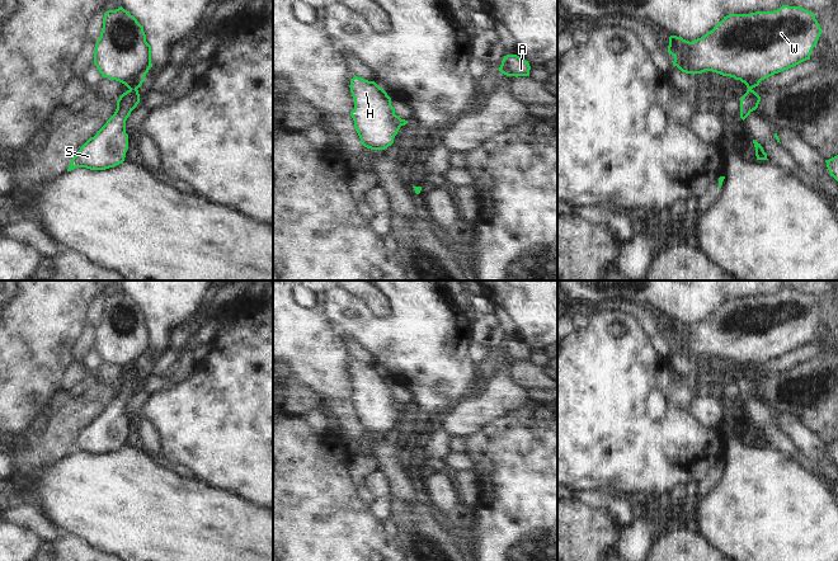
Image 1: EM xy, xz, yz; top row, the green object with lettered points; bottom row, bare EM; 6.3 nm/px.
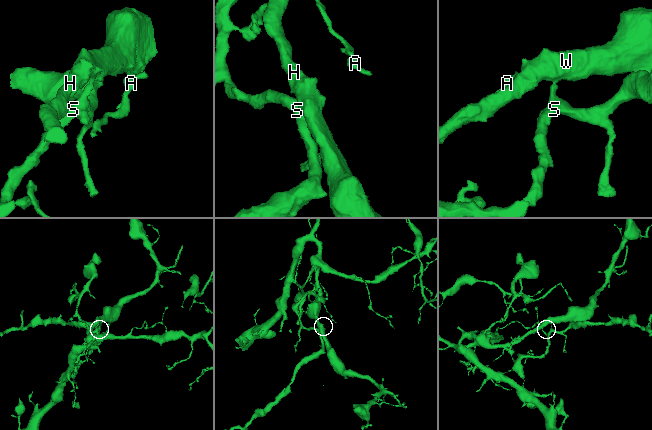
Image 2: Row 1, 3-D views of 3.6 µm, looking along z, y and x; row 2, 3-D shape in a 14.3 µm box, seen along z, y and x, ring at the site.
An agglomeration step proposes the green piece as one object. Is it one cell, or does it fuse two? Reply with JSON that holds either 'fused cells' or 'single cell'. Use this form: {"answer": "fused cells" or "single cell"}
{"answer": "fused cells"}

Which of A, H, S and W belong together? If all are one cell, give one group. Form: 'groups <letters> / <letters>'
groups A S / H W

